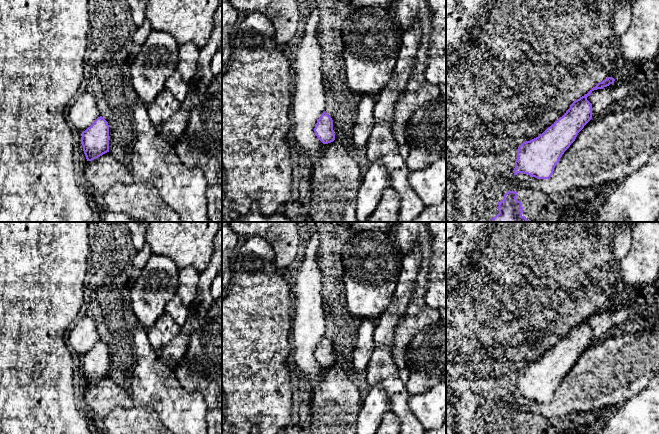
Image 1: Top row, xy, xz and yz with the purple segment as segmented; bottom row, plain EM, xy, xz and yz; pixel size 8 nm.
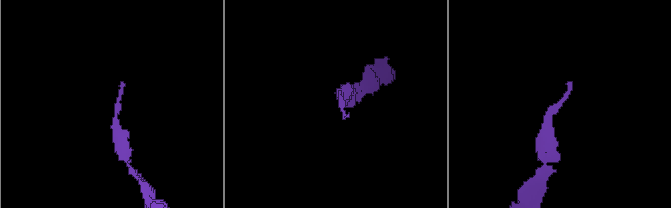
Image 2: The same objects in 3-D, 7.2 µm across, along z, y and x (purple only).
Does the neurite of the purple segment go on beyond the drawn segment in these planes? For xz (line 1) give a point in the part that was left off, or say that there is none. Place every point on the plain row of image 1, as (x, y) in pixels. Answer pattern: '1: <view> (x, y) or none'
1: none

